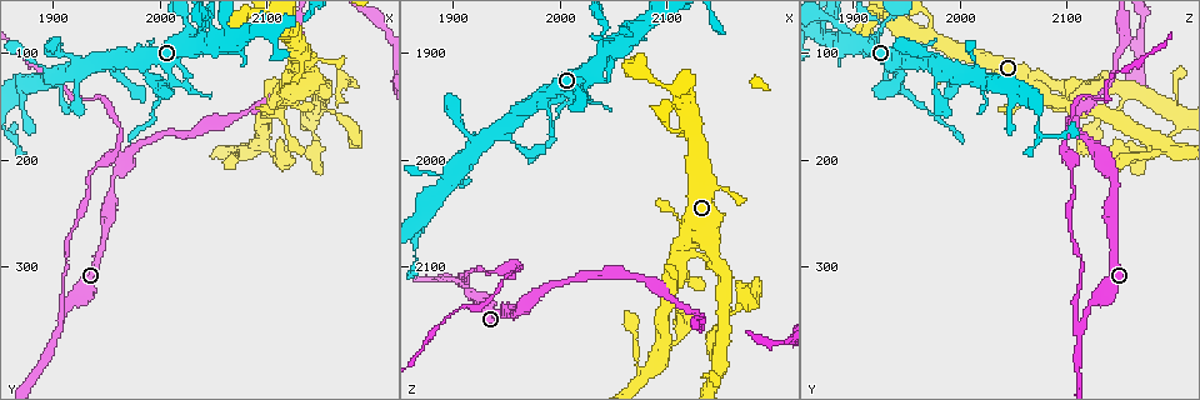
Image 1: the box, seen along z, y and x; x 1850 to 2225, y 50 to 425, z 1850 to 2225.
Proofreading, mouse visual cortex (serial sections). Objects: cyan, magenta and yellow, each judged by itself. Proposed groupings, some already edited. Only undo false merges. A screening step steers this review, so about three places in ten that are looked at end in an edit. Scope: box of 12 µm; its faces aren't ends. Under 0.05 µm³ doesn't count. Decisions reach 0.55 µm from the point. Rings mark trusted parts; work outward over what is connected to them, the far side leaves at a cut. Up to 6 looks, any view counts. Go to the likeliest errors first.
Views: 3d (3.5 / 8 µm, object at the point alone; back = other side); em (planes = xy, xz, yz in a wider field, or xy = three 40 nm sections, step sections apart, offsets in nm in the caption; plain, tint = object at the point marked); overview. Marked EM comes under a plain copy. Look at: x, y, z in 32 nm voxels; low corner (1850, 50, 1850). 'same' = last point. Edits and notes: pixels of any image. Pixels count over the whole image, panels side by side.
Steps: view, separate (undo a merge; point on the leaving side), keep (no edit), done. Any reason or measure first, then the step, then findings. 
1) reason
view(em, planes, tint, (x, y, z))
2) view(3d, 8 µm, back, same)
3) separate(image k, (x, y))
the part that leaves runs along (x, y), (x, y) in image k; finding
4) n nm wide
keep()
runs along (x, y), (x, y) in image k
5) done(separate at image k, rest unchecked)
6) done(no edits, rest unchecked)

view(3d, 8 µm, (2004, 132, 1940))

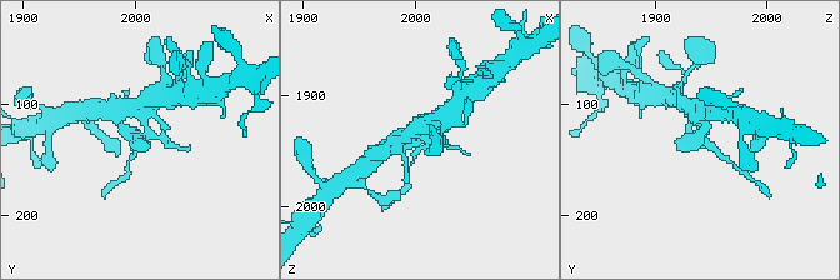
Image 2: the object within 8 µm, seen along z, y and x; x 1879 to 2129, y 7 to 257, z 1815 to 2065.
view(3d, 3.5 µm, (2004, 132, 1940))

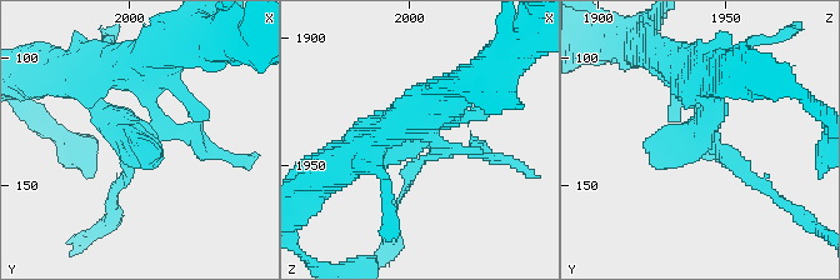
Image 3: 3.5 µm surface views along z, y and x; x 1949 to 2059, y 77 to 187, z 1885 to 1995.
separate(image 3, (741, 170))
the part that leaves runs along (718, 146), (804, 220) in image 3; two cells meet here

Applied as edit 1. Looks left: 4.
view(3d, 8 µm, (1906, 356, 2116))

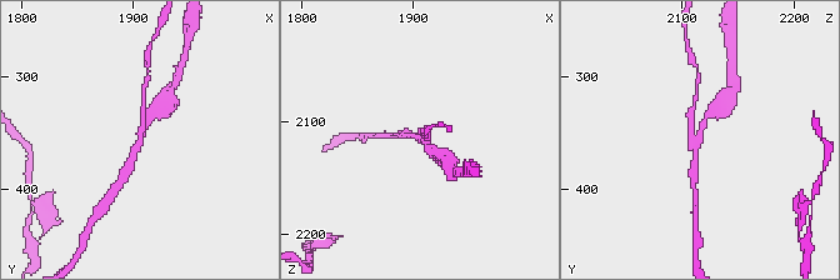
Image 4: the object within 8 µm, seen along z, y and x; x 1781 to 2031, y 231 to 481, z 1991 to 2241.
view(3d, 3.5 µm, (1904, 356, 2116))

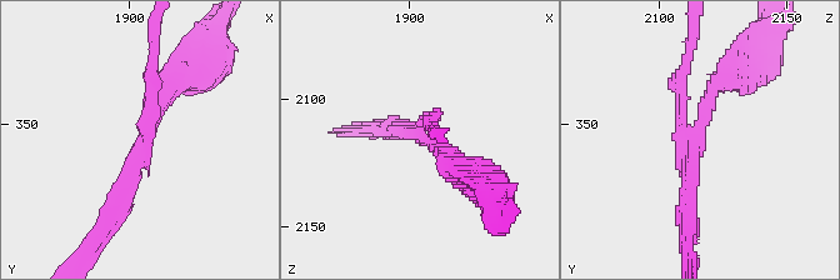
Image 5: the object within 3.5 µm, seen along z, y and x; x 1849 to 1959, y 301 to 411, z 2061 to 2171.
3 arms; arms of 200, 250, 250 nm
view(em, xy, step 3, tint, (1904, 356, 2115))

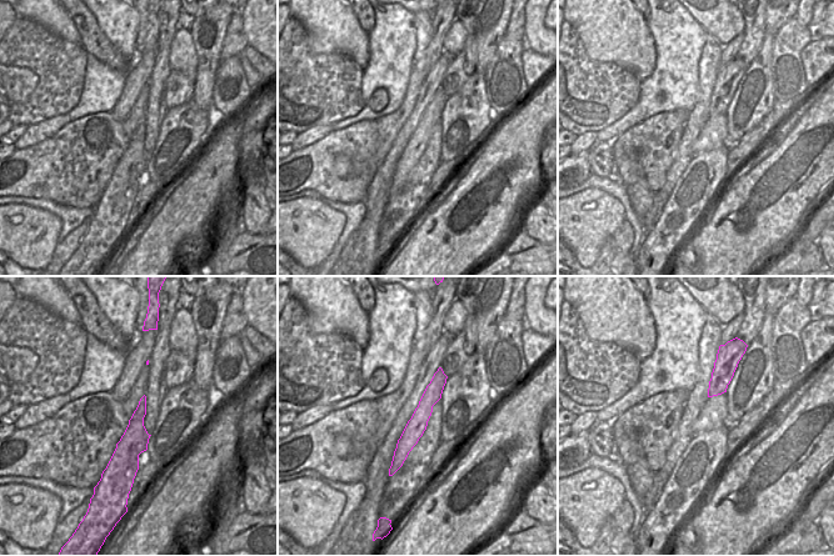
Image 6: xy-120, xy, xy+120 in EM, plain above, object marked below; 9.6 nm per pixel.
separate(image 5, (154, 63))
the part that leaves runs along (149, 110), (153, 34) in image 5; a second cell is stuck on

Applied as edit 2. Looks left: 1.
done(separate at image 3, separate at image 5, rest unchecked)

